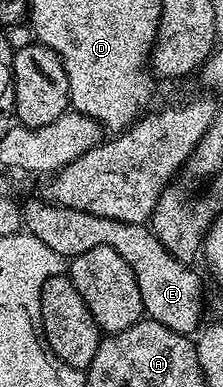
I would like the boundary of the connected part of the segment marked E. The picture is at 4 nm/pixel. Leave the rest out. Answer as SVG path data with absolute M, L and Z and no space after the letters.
M30 199L22 205L23 228L28 233L42 240L46 247L65 259L77 257L94 247L113 247L134 271L134 279L138 279L138 295L142 295L144 313L151 320L170 327L170 331L185 335L195 334L201 328L205 320L204 285L200 282L199 275L192 265L184 265L180 260L174 259L147 224L103 219L102 216L62 208L38 199Z

